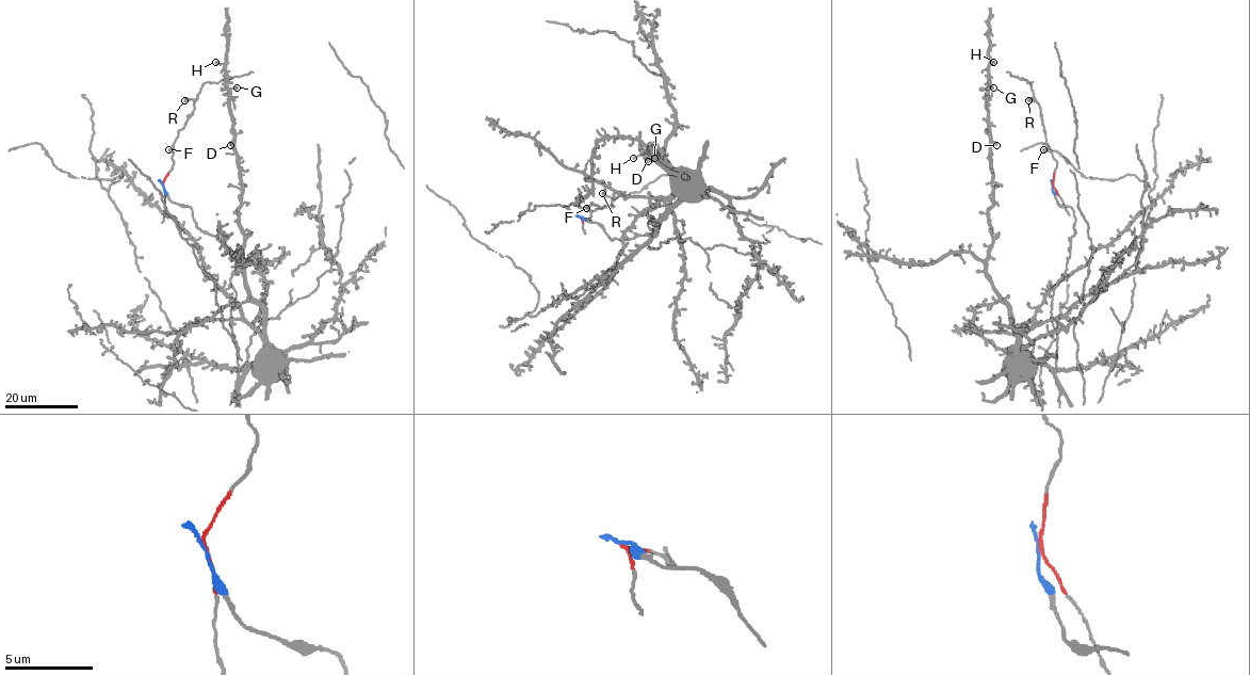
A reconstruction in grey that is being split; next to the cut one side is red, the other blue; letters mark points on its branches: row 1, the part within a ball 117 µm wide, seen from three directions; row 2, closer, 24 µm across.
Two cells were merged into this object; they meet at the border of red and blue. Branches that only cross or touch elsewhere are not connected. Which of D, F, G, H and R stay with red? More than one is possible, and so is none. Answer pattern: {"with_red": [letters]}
{"with_red": ["F", "R"]}

